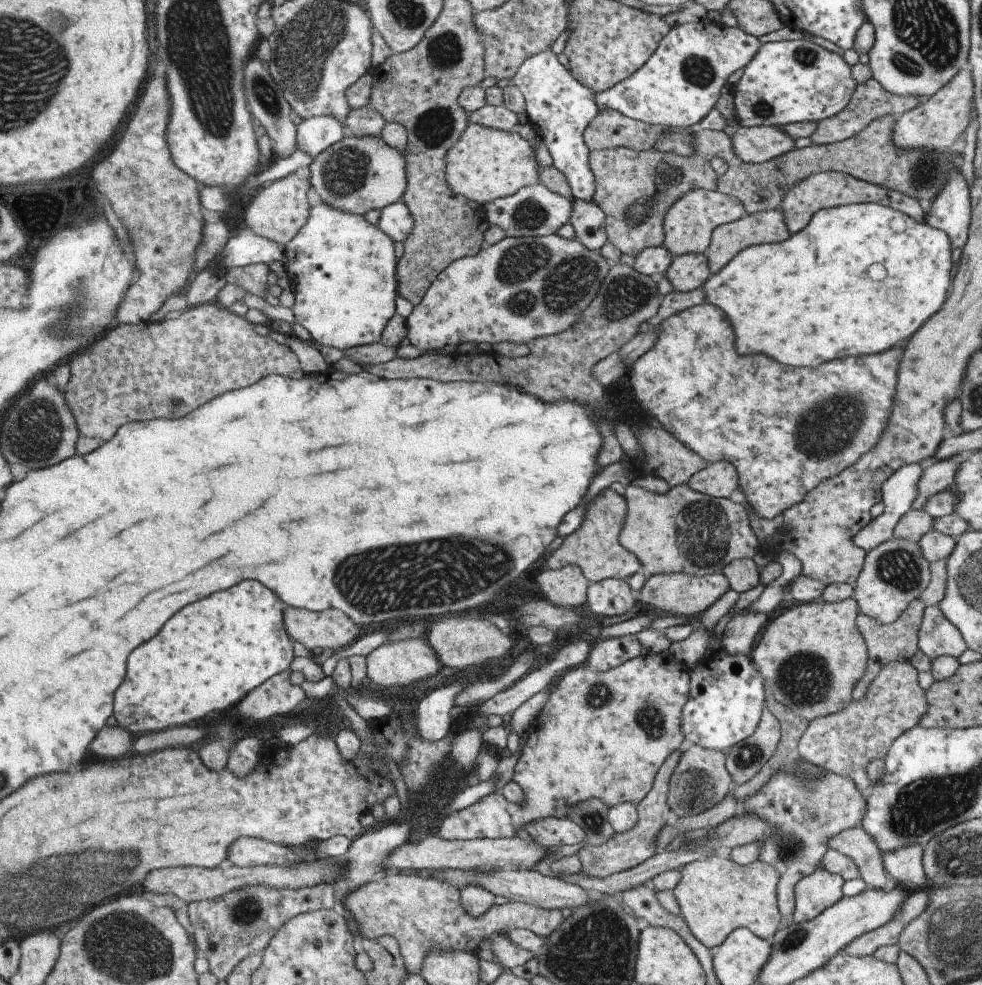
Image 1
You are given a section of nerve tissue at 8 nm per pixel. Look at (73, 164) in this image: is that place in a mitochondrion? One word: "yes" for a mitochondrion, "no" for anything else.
no

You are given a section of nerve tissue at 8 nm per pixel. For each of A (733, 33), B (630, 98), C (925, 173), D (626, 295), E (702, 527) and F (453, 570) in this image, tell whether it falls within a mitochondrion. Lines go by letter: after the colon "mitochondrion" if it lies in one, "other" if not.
A: other
B: other
C: mitochondrion
D: mitochondrion
E: mitochondrion
F: mitochondrion

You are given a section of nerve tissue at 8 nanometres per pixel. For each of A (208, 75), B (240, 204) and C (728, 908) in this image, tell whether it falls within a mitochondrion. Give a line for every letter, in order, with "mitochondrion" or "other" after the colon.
A: mitochondrion
B: other
C: other

